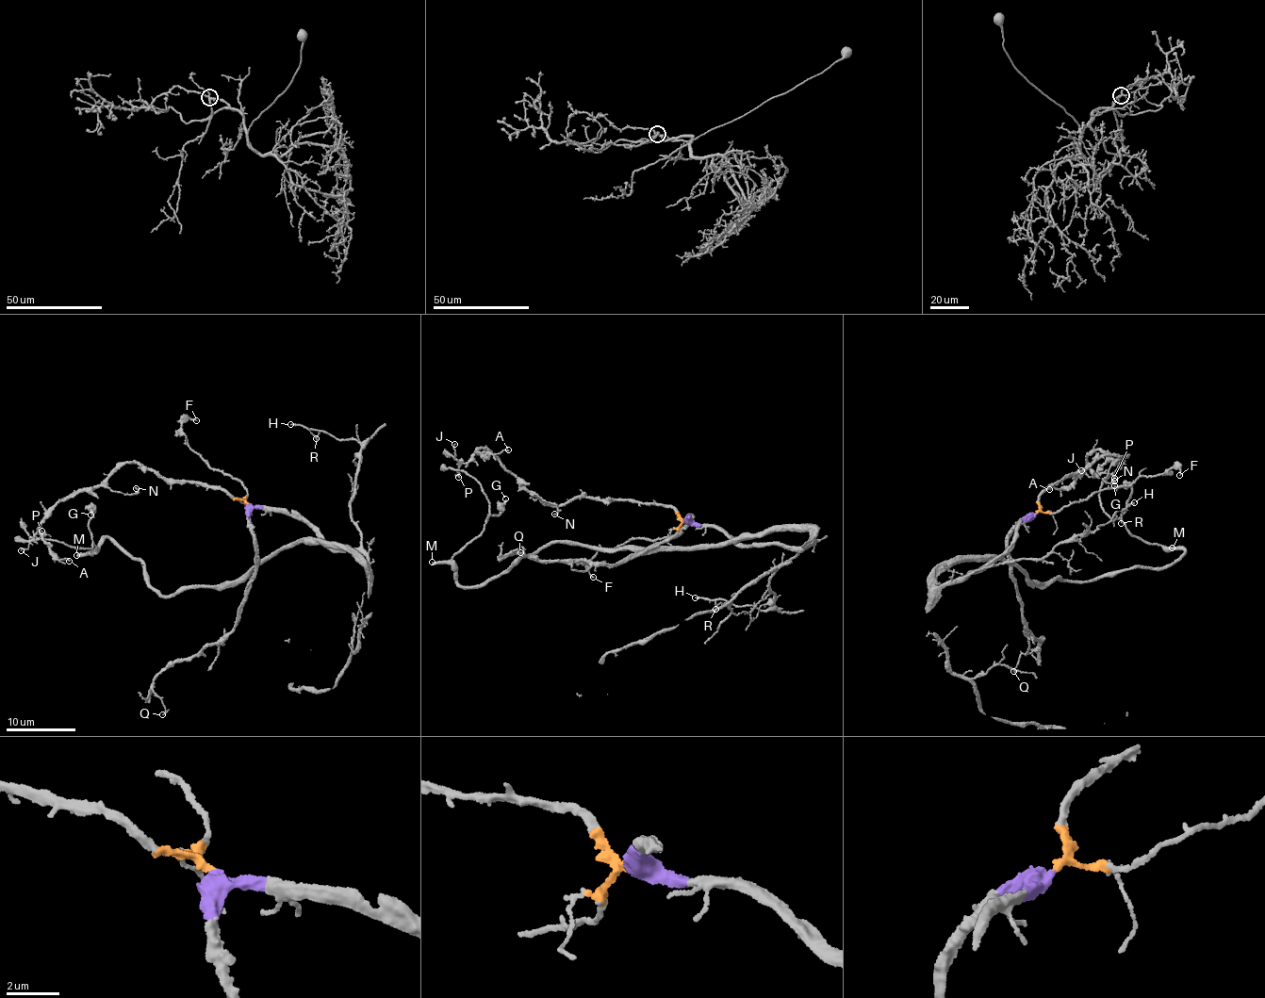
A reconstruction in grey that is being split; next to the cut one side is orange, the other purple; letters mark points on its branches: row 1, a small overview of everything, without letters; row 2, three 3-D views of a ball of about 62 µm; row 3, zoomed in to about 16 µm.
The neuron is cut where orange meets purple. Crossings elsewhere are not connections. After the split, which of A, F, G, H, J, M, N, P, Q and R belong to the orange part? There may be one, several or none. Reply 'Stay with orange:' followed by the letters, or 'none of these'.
Stay with orange: A, F, J, N, P

